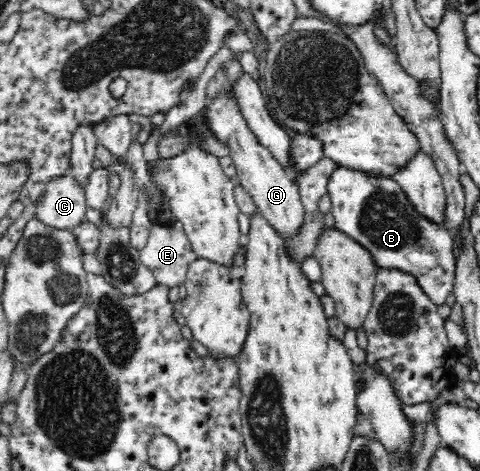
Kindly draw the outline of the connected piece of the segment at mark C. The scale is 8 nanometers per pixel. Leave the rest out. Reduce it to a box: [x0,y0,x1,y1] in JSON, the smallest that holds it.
[36,174,88,229]

